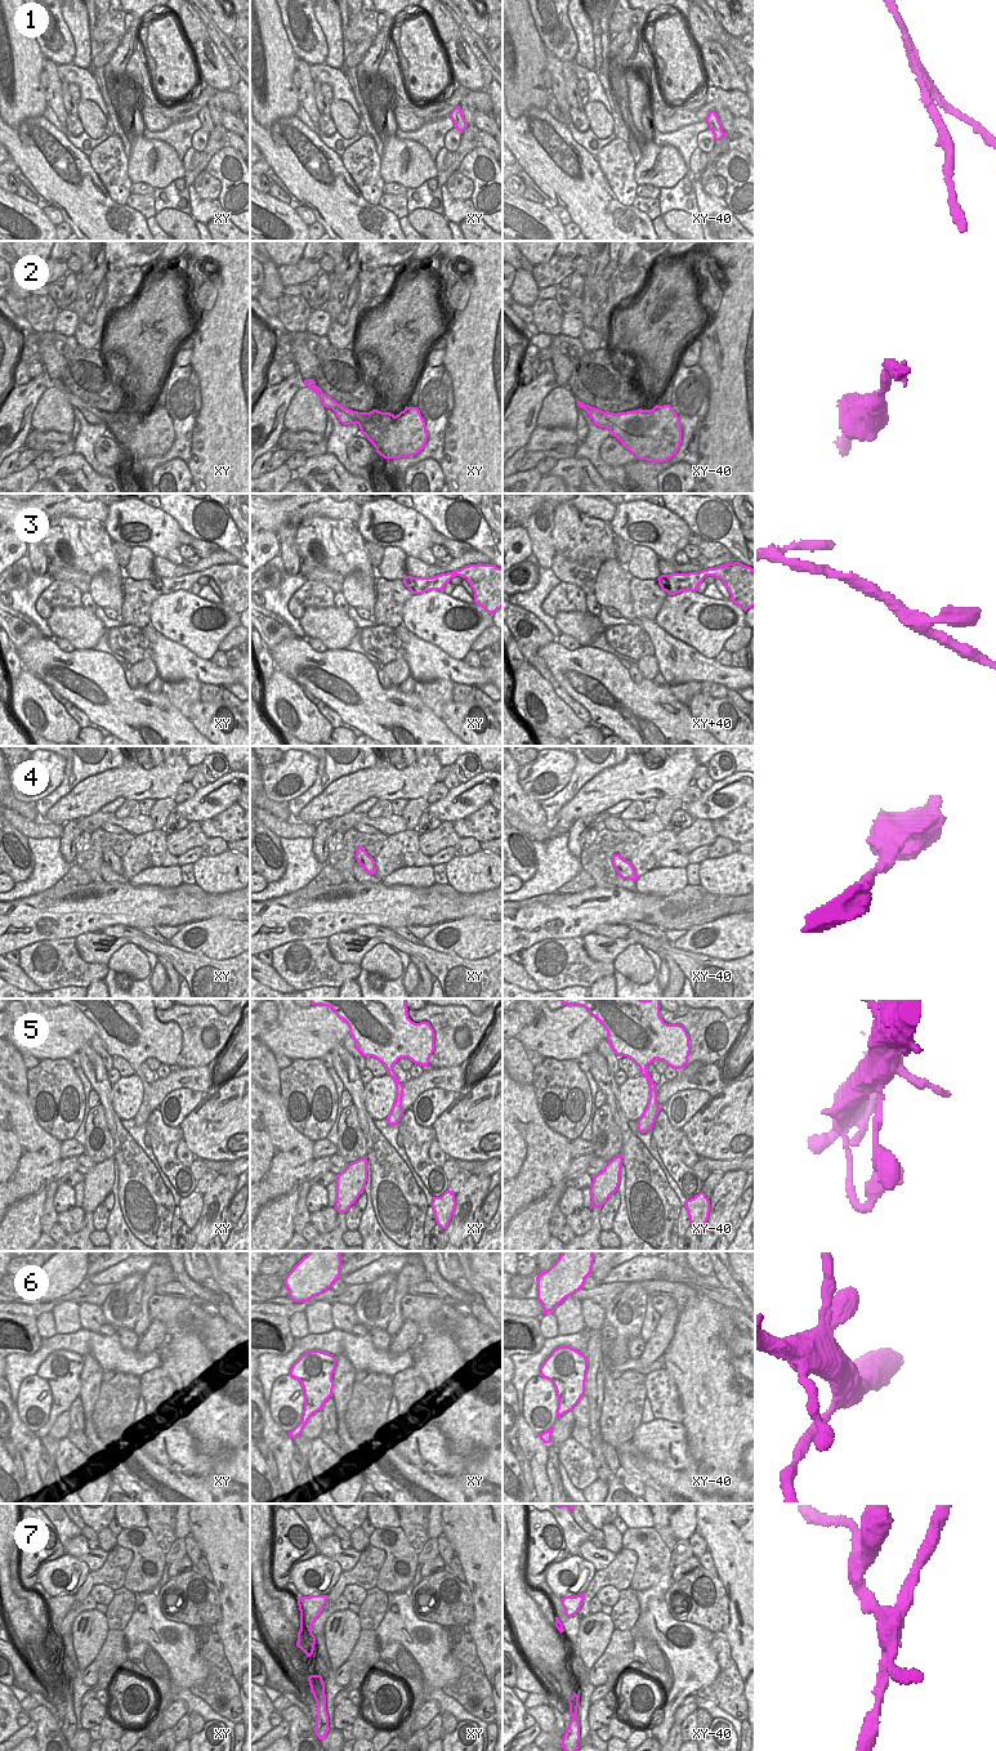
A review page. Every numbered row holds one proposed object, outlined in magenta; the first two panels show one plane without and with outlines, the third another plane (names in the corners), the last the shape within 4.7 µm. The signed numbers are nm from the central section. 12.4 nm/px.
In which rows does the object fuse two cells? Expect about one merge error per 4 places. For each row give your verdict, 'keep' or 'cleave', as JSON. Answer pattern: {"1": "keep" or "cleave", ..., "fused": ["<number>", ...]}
{"1": "keep", "2": "keep", "3": "keep", "4": "keep", "5": "keep", "6": "cleave", "7": "cleave", "fused": ["6", "7"]}

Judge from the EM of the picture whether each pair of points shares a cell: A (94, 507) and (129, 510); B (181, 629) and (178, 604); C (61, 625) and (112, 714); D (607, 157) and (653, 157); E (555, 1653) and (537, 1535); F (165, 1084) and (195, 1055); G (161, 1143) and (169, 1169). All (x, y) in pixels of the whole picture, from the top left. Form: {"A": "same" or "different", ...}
{"A": "different", "B": "same", "C": "different", "D": "different", "E": "different", "F": "different", "G": "same"}

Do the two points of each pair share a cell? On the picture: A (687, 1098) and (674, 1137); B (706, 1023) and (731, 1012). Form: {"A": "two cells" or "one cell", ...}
{"A": "two cells", "B": "two cells"}

